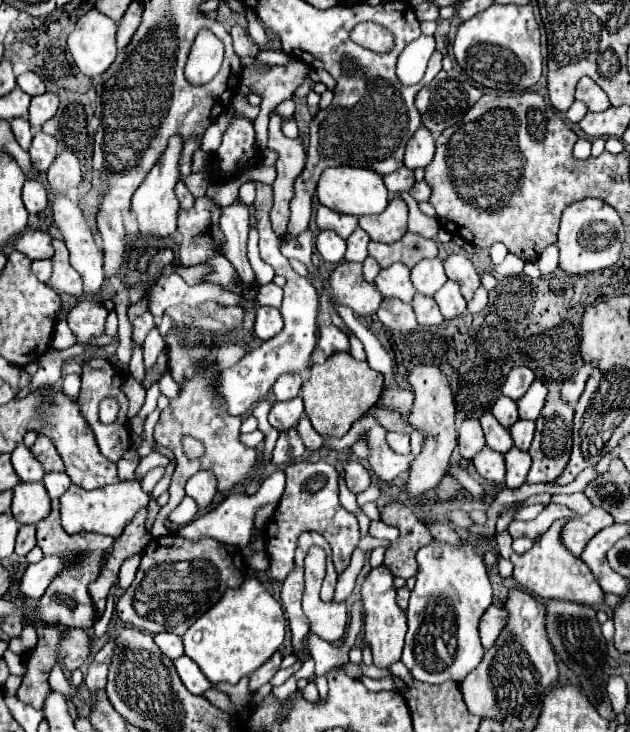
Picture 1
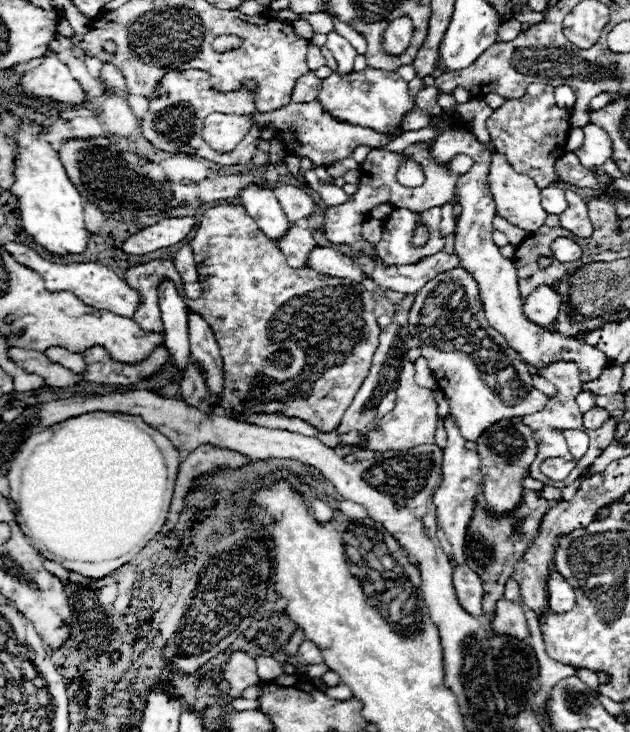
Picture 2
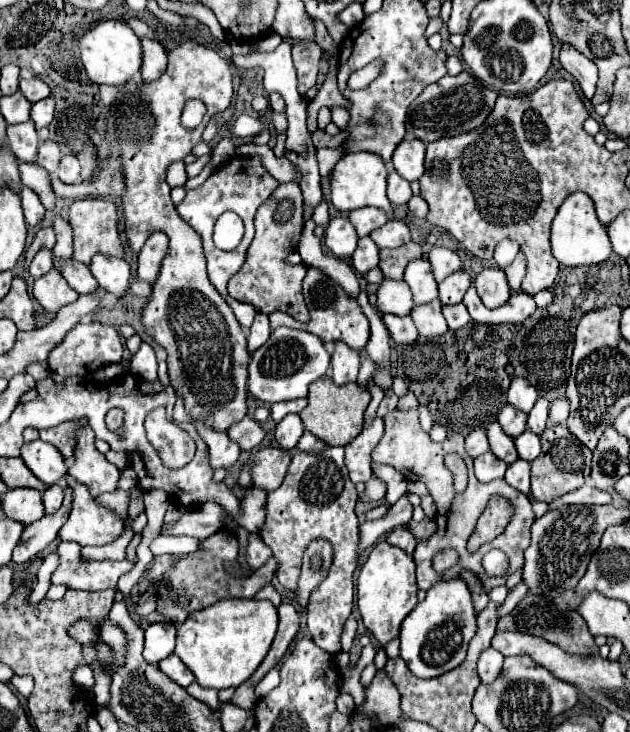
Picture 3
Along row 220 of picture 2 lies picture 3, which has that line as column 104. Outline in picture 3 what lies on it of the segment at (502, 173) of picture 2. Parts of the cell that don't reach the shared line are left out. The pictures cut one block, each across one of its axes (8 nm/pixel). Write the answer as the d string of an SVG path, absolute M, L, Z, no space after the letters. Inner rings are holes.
M64 476L64 482L74 488L74 502L70 518L58 534L62 540L76 540L80 546L104 546L124 534L124 524L120 518L108 510L102 510L102 506L98 506L86 492L86 486L78 484L70 476Z

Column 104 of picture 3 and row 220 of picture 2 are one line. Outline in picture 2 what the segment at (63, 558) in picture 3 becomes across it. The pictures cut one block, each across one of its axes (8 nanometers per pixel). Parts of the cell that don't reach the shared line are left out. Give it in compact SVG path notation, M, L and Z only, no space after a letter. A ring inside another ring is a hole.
M571 190L565 192L565 197L568 207L566 212L562 212L560 216L560 226L570 230L578 238L590 238L592 224L588 217L587 203Z

